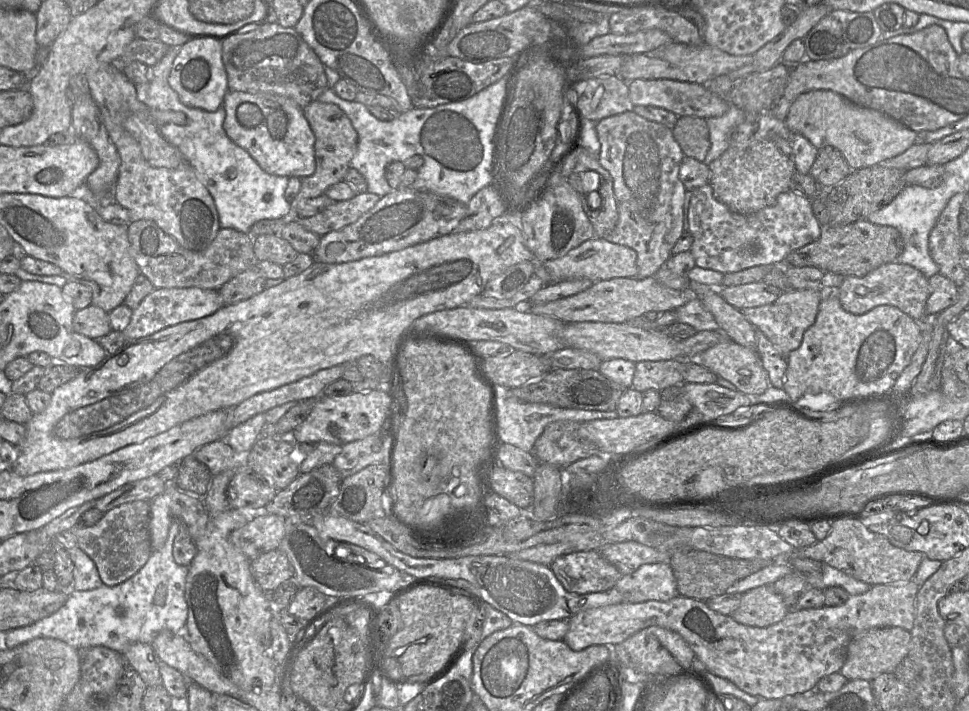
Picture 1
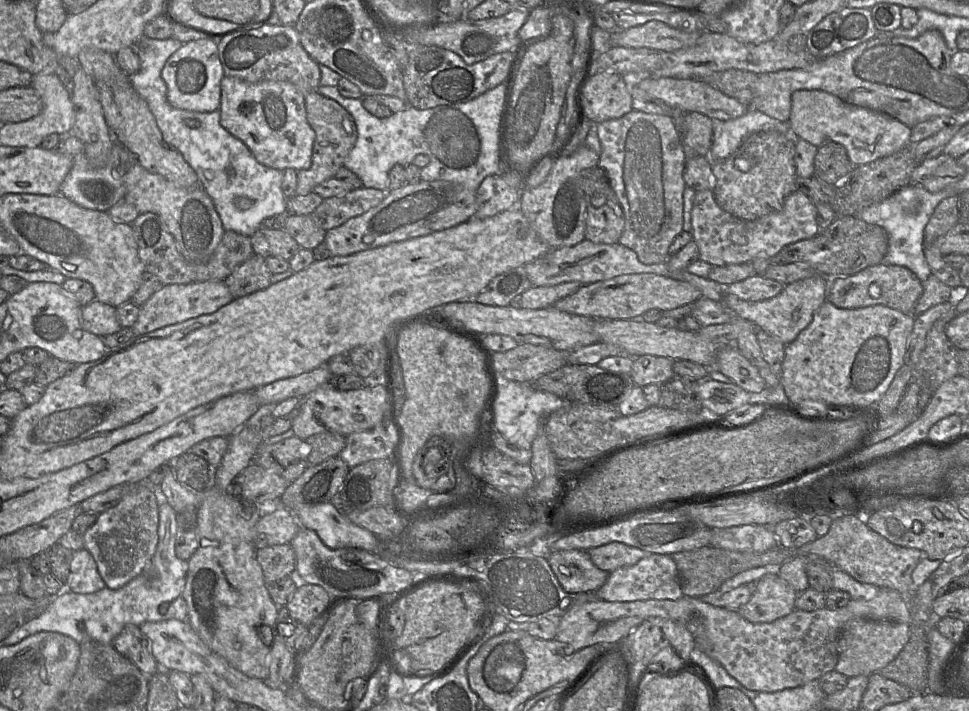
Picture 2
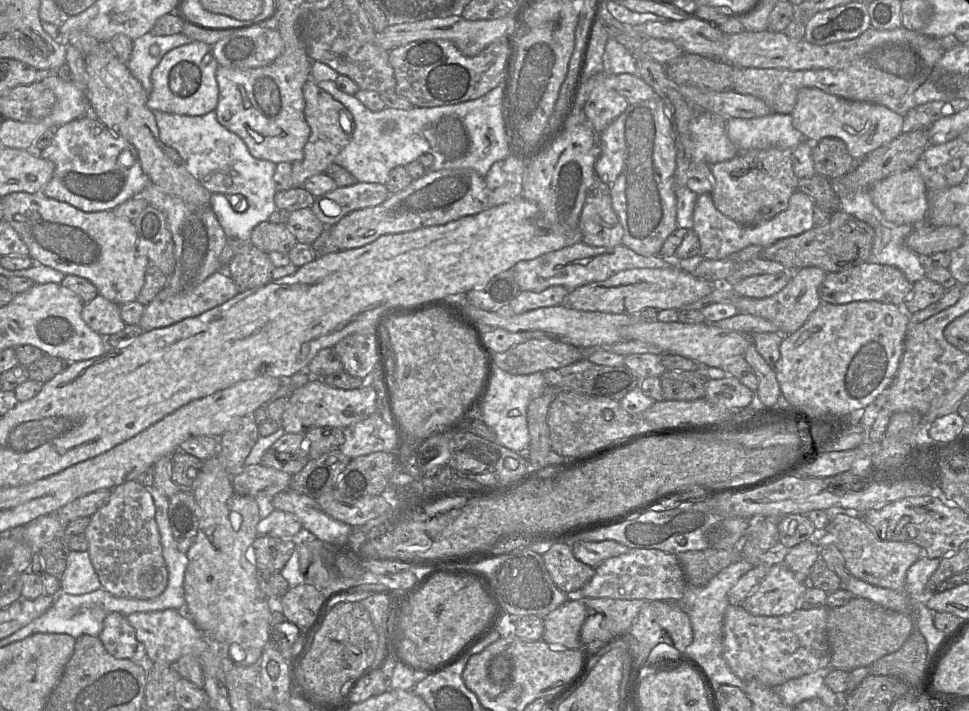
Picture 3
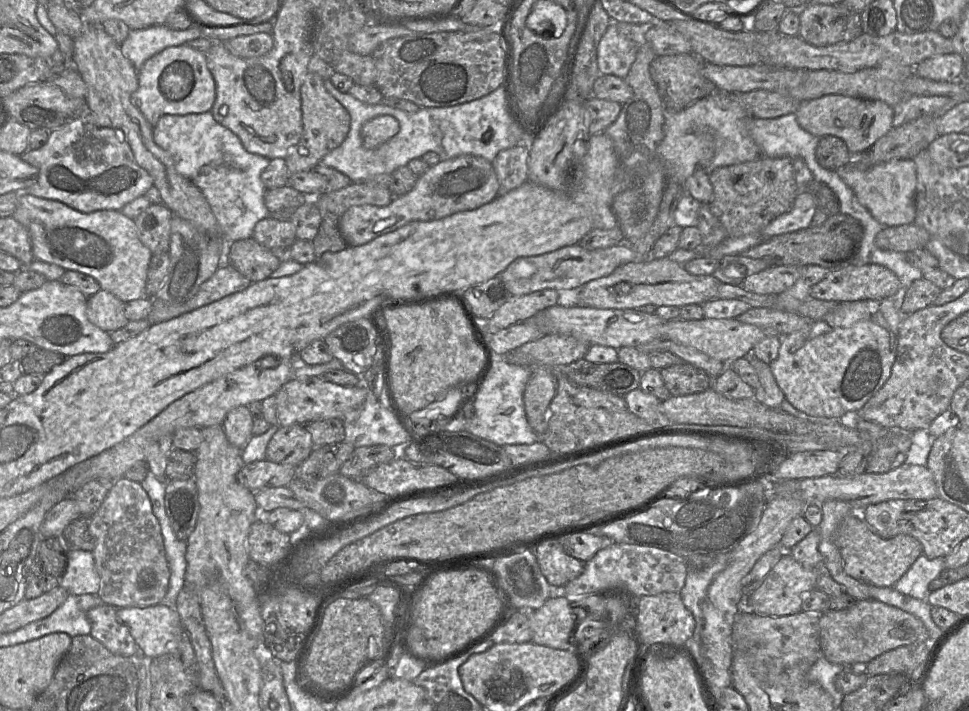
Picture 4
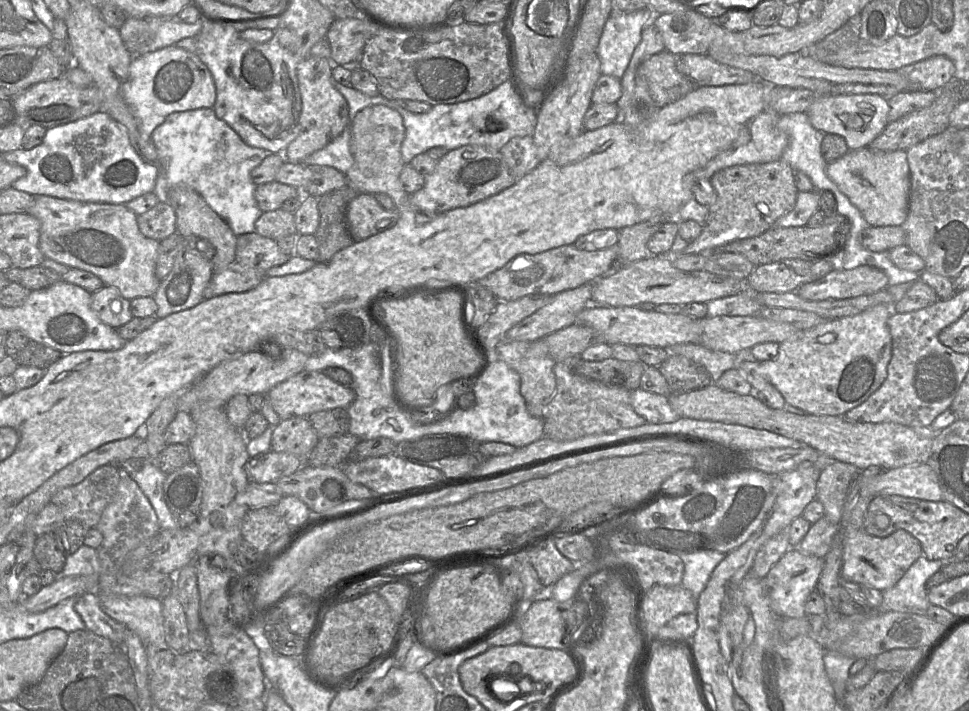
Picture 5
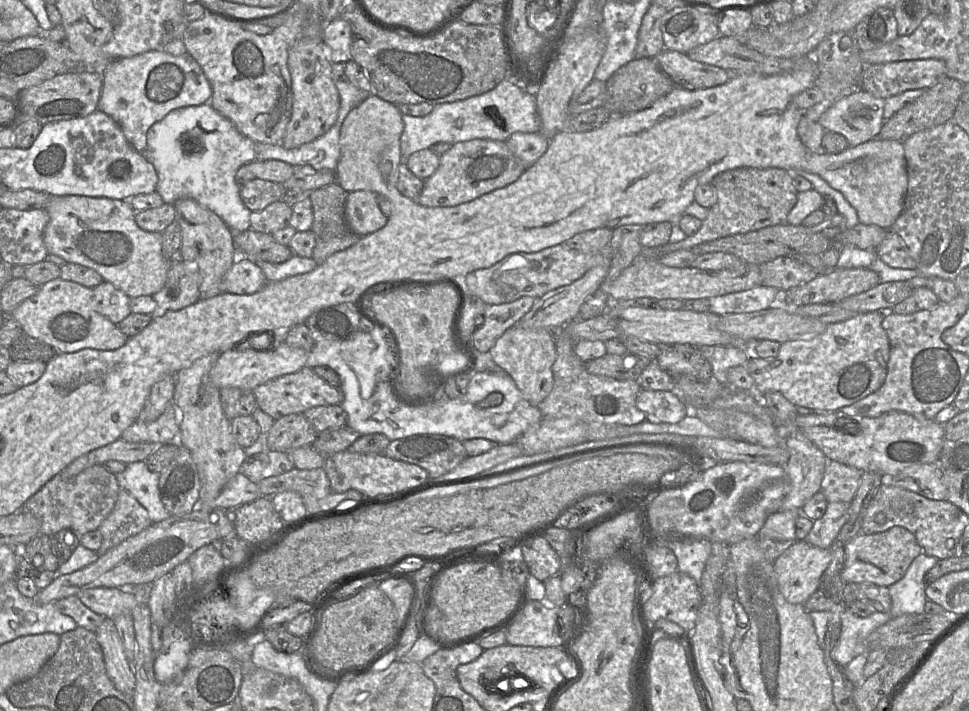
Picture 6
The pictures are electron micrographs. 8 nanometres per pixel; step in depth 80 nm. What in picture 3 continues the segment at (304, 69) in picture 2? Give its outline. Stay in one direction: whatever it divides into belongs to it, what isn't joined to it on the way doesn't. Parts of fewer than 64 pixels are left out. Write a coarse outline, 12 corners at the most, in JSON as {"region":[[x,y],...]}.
{"region":[[236,29],[211,47],[220,66],[247,70],[273,63],[277,29]]}

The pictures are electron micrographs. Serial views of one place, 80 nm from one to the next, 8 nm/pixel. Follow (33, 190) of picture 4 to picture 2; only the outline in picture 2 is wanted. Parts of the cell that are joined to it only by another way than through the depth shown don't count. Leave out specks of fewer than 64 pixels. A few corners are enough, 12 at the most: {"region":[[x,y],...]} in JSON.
{"region":[[59,134],[72,158],[60,186],[77,205],[108,211],[124,201],[123,177],[137,156],[115,140],[104,167],[92,167],[83,142]]}

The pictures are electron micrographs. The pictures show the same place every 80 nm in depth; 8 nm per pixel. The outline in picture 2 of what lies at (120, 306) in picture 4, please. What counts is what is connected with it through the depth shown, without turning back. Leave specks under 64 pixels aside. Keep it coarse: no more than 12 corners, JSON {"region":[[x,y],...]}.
{"region":[[97,299],[82,307],[83,330],[101,338],[122,328],[116,308]]}

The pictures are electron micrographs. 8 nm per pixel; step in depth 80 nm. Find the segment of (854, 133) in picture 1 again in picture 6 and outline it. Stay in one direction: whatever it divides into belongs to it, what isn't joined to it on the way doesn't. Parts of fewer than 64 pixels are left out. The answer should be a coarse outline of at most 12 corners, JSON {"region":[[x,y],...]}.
{"region":[[843,97],[818,123],[850,147],[879,136],[885,99]]}

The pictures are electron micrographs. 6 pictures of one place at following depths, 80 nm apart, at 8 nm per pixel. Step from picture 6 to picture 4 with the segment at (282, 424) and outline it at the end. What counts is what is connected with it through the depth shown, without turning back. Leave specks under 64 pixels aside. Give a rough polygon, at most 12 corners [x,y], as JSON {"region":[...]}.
{"region":[[304,425],[280,426],[266,459],[297,467],[312,450]]}

